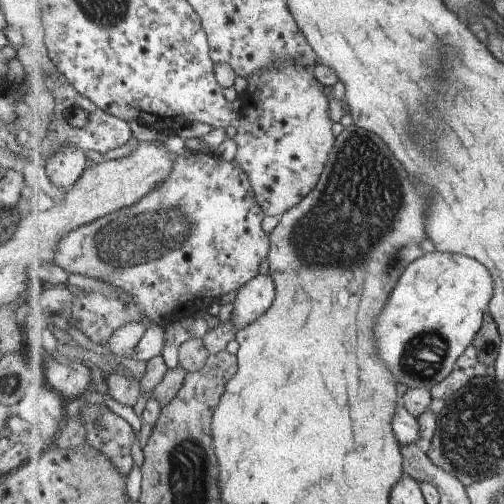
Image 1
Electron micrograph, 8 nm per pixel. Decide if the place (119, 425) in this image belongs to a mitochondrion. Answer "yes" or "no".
no

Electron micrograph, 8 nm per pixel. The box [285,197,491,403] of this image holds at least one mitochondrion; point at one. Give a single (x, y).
(422, 358)

